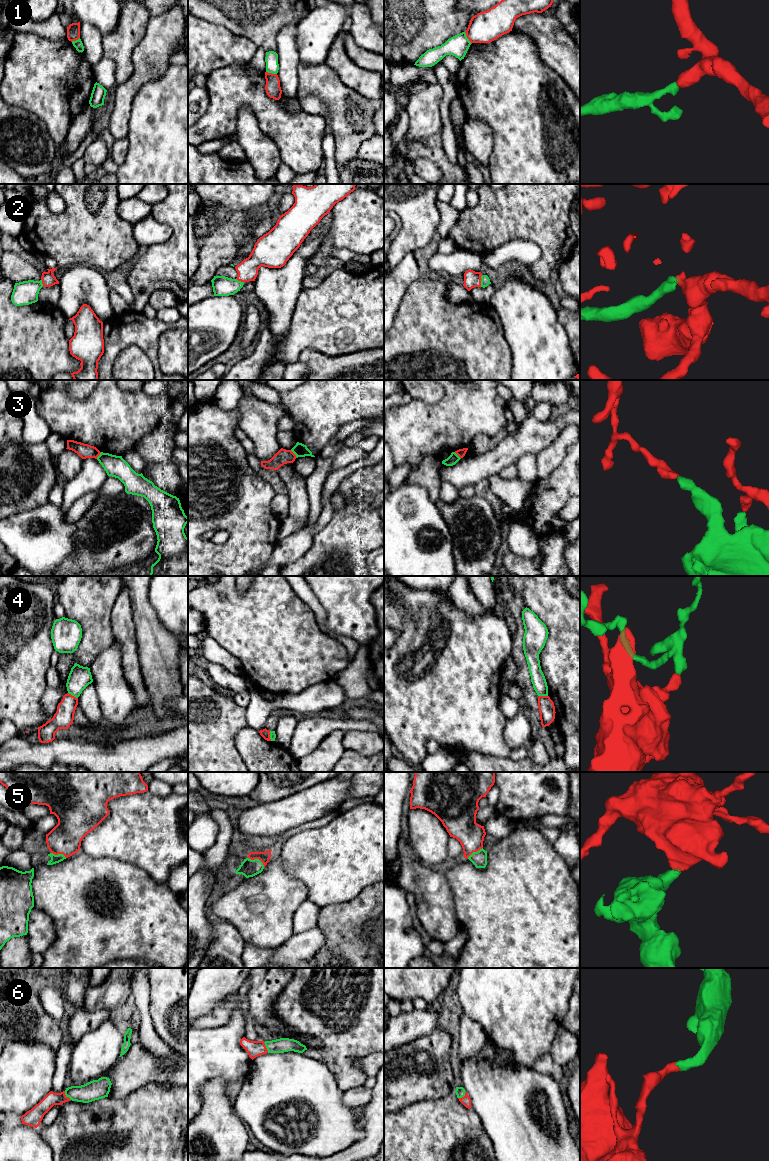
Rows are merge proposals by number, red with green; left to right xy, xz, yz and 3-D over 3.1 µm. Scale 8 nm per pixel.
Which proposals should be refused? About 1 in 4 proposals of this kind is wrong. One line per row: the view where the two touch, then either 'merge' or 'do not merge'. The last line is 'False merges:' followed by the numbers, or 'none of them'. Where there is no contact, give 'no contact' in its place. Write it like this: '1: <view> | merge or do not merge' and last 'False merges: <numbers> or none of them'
1: yz | do not merge
2: yz | merge
3: xz | do not merge
4: xy | do not merge
5: xz | merge
6: xy | merge
False merges: 1, 3, 4

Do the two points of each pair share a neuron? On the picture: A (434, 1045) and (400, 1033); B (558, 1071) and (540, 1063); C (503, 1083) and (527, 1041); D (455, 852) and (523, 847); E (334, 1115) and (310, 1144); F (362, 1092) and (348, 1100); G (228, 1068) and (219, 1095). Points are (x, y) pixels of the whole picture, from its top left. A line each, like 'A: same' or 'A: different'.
A: different
B: same
C: different
D: different
E: same
F: same
G: different

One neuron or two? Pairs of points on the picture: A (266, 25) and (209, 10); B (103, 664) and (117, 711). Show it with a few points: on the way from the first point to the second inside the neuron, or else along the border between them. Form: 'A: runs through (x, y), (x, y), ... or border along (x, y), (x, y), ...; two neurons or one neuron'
A: runs through (252, 26), (240, 28), (223, 16); one neuron
B: runs through (107, 676), (116, 699); one neuron

